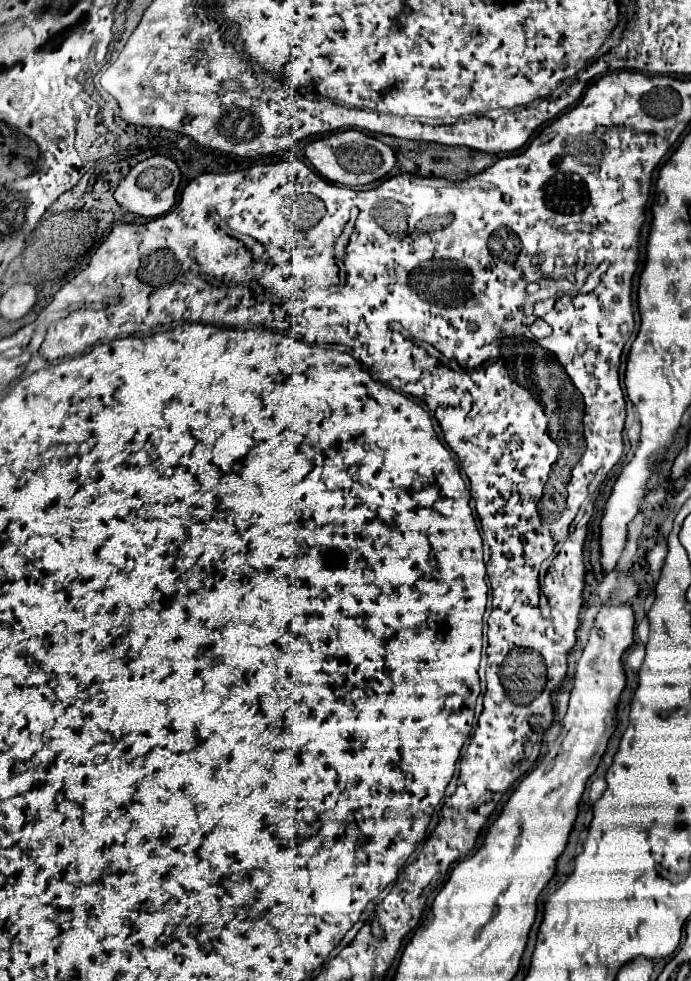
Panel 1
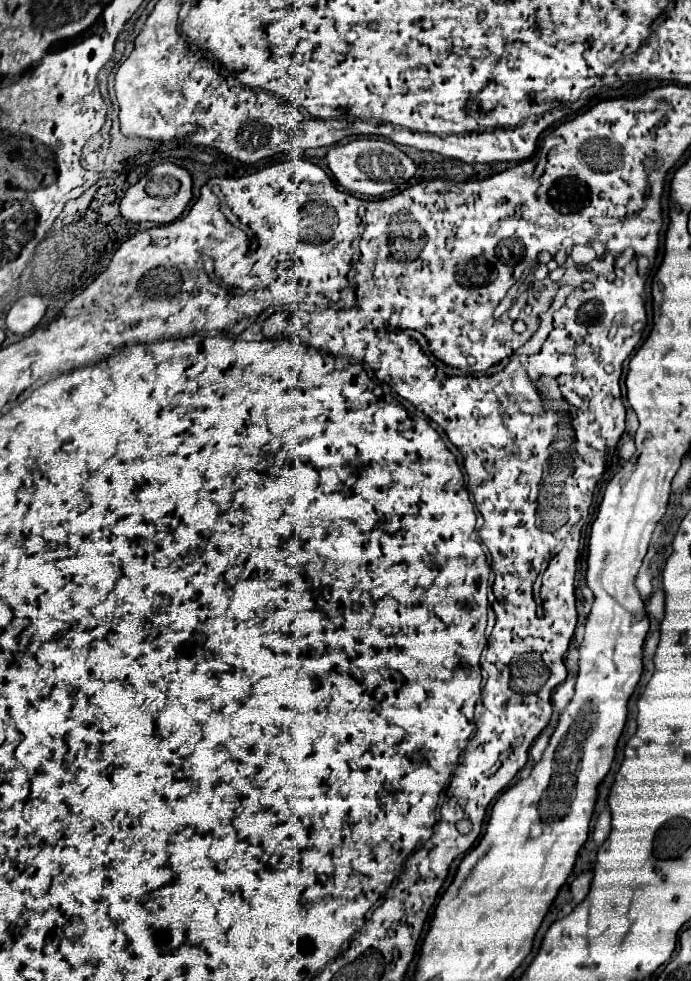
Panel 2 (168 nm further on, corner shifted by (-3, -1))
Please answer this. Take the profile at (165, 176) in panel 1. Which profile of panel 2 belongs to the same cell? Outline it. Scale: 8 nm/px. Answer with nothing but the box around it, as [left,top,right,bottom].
[120,162,192,224]

